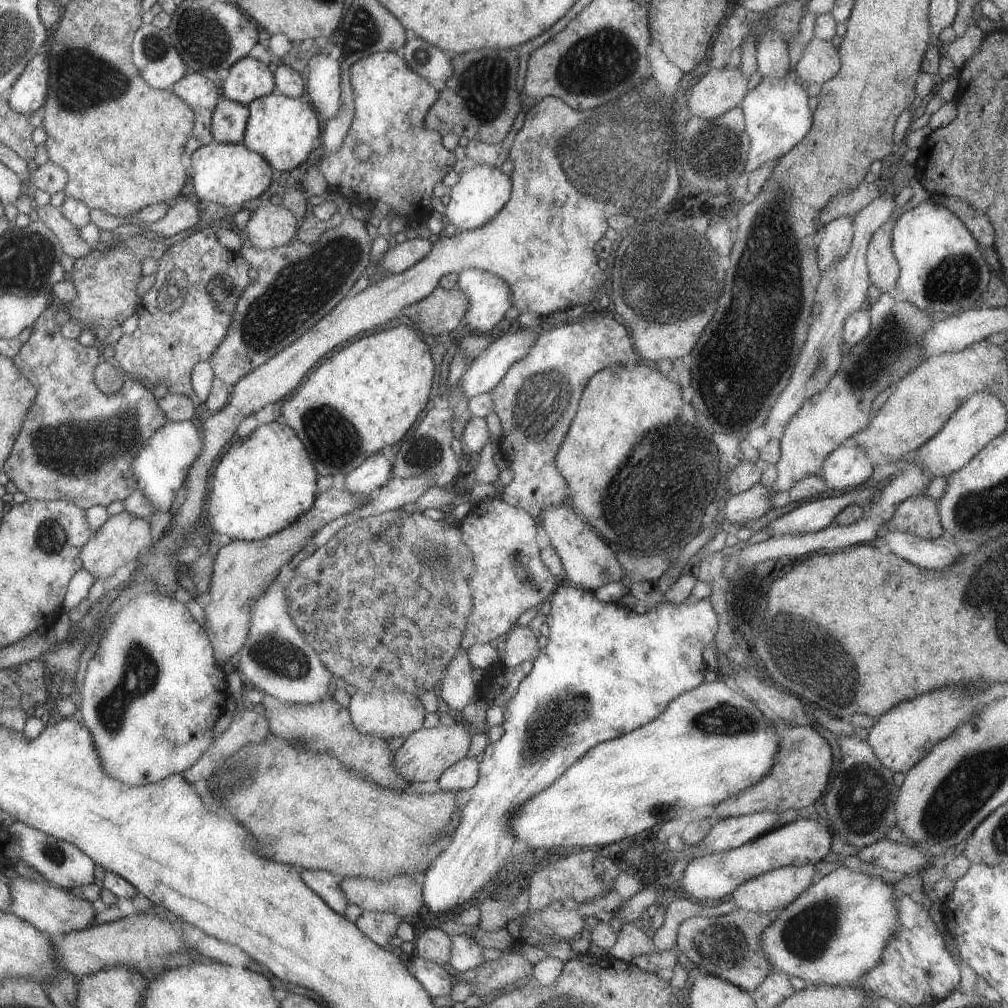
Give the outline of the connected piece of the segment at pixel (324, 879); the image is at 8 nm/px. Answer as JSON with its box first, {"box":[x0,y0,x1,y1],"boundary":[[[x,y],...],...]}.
{"box":[300,869,350,916],"boundary":[[[304,869],[300,873],[300,878],[333,912],[340,916],[345,915],[345,908],[350,904],[340,890],[339,878],[320,869]]]}

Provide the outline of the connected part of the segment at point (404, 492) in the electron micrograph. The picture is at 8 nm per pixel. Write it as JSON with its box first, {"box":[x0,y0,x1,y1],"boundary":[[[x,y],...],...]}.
{"box":[310,476,433,547],"boundary":[[[427,476],[408,477],[407,479],[392,478],[392,480],[374,489],[368,499],[363,499],[360,506],[348,514],[335,518],[330,524],[325,524],[319,532],[313,534],[310,543],[321,547],[327,542],[334,530],[344,528],[357,520],[379,515],[386,511],[399,509],[402,504],[418,502],[423,492],[433,486],[433,482]]]}

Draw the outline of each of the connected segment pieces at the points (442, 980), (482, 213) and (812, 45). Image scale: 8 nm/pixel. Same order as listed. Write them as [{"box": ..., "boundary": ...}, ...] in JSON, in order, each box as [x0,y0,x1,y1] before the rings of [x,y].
[{"box":[413,956,454,997],"boundary":[[[418,956],[413,960],[413,966],[415,967],[415,978],[429,992],[429,996],[443,997],[449,995],[454,986],[451,984],[451,971],[449,969]]]},{"box":[443,164,511,233],"boundary":[[[479,164],[464,168],[459,174],[459,181],[451,187],[449,203],[445,206],[443,214],[444,222],[453,225],[458,233],[480,228],[501,211],[511,190],[510,179],[497,168]]]},{"box":[794,38,839,85],"boundary":[[[811,38],[804,47],[801,59],[795,66],[794,78],[806,84],[823,85],[825,80],[833,78],[839,70],[838,48],[834,48],[830,41]]]}]

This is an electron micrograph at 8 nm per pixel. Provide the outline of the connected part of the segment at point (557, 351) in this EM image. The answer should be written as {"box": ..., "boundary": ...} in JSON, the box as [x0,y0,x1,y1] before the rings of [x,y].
{"box":[489,314,635,523],"boundary":[[[599,314],[583,322],[573,322],[557,328],[545,327],[537,334],[527,354],[519,361],[513,362],[501,381],[489,392],[492,410],[498,417],[499,428],[502,430],[498,440],[499,451],[504,460],[509,462],[508,468],[513,474],[512,482],[504,486],[499,498],[510,506],[525,510],[535,523],[539,523],[538,517],[542,509],[567,503],[566,483],[557,471],[555,454],[577,413],[581,394],[589,378],[606,367],[628,366],[635,361],[629,338],[630,334],[627,334],[622,324],[607,316],[603,318]]]}

